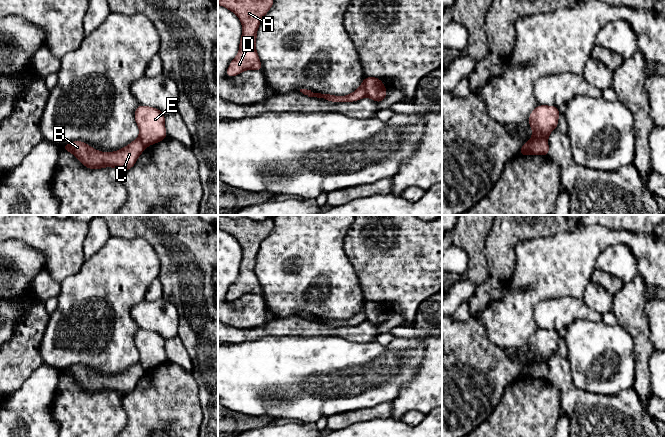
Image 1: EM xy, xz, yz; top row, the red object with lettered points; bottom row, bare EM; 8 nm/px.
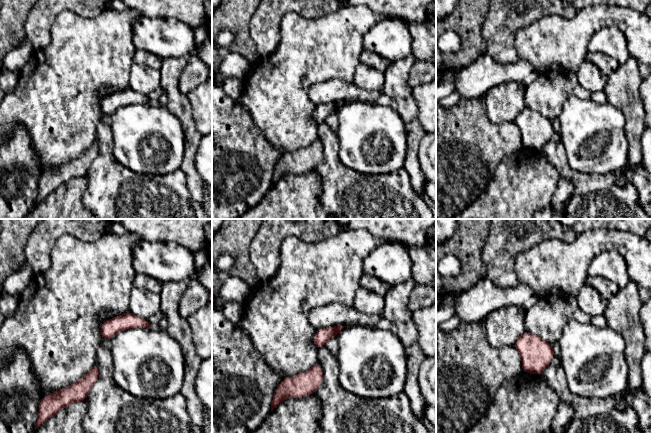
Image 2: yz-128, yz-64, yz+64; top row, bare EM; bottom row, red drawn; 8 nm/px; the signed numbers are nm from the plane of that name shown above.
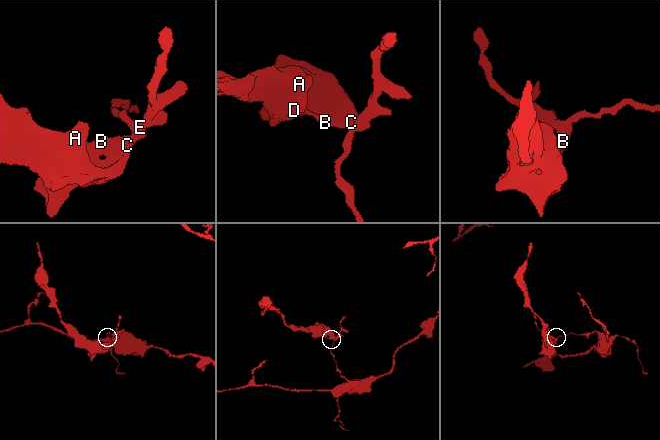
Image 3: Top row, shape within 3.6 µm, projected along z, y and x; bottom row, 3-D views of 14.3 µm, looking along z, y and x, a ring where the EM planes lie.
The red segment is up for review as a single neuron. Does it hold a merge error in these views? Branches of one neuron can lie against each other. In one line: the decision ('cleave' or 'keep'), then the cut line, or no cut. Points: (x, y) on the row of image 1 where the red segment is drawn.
cleave; cut in yz along (547, 137), (529, 141)

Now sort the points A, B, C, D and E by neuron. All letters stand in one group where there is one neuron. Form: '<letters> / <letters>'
A B C D / E

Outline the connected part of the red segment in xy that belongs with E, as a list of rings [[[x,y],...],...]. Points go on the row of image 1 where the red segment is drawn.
[[[139,105],[134,118],[139,127],[139,139],[145,147],[167,138],[165,116],[159,109]]]

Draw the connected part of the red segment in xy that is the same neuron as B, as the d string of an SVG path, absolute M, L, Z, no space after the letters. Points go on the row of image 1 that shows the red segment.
M139 138L124 148L111 153L93 149L83 141L73 141L62 147L63 151L71 152L88 169L114 167L122 172L129 170L135 165L144 149L145 146Z

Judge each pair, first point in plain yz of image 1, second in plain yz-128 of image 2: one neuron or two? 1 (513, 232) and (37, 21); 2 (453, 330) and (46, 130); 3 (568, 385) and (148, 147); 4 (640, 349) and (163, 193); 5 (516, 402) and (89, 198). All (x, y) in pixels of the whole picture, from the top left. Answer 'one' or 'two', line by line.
1: one
2: two
3: two
4: two
5: two

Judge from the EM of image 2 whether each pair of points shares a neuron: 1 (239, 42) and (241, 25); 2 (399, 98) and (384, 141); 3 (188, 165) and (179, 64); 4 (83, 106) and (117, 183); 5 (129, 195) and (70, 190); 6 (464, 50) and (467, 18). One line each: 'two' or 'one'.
1: one
2: two
3: one
4: two
5: two
6: one

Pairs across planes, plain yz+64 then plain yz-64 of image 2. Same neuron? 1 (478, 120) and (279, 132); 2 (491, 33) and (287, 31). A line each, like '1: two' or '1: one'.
1: two
2: two

